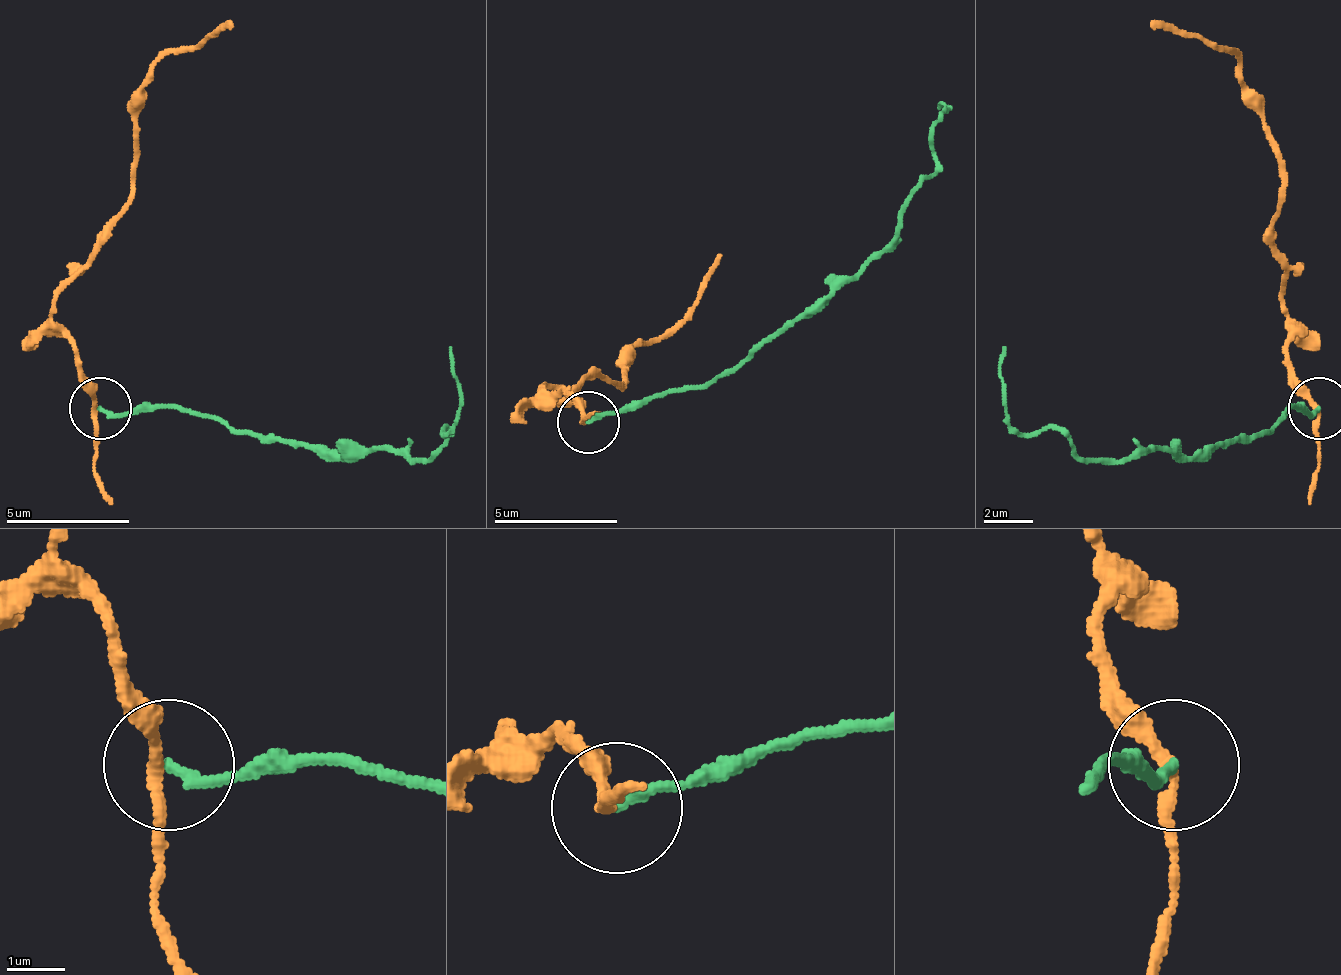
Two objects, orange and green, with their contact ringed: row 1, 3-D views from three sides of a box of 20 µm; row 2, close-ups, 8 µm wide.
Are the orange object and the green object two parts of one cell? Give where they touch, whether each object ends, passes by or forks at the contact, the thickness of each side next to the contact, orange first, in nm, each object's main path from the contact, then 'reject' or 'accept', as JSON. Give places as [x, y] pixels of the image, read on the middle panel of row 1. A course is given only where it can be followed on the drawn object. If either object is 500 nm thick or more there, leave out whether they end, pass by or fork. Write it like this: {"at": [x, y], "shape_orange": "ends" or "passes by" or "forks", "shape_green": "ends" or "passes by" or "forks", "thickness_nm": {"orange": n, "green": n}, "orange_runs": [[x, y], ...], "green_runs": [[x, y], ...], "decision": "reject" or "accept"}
{"at": [588, 422], "shape_orange": "passes by", "shape_green": "ends", "thickness_nm": {"orange": 200, "green": 180}, "orange_runs": [[587, 424], [562, 393], [537, 393], [593, 374], [618, 387], [636, 343], [667, 331], [723, 256]], "green_runs": [[587, 424], [736, 374], [835, 294], [897, 231], [915, 188], [934, 163], [934, 126], [947, 114], [940, 107]], "decision": "reject"}

